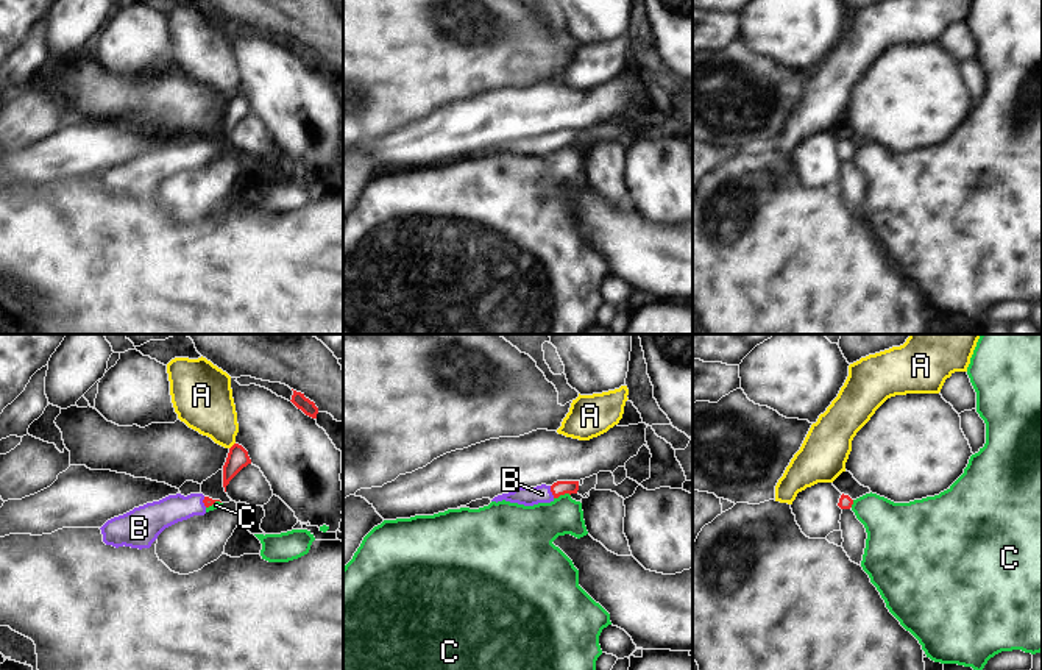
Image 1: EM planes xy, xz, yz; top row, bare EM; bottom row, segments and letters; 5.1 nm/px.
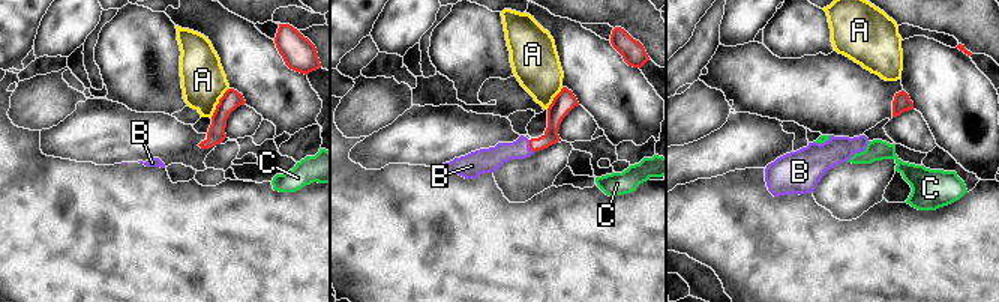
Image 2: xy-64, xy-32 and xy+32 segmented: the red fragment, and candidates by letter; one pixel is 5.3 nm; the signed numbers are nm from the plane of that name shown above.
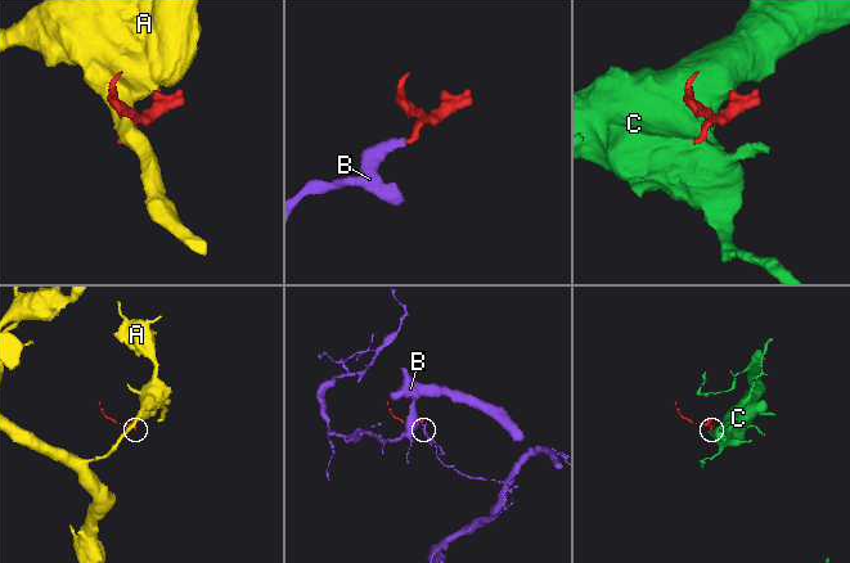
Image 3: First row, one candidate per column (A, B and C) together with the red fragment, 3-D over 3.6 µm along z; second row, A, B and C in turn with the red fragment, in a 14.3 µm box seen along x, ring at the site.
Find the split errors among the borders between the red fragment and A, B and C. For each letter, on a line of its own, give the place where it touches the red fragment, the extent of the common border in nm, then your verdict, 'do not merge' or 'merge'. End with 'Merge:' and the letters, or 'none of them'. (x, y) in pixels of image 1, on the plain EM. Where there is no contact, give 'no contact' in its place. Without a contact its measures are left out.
A: meets red in xy at (233, 96); contact 50 nm long; do not merge
B: meets red in xz at (551, 141); contact 70 nm long; merge
C: meets red in xz at (562, 144); contact 90 nm long; do not merge
Merge: B

